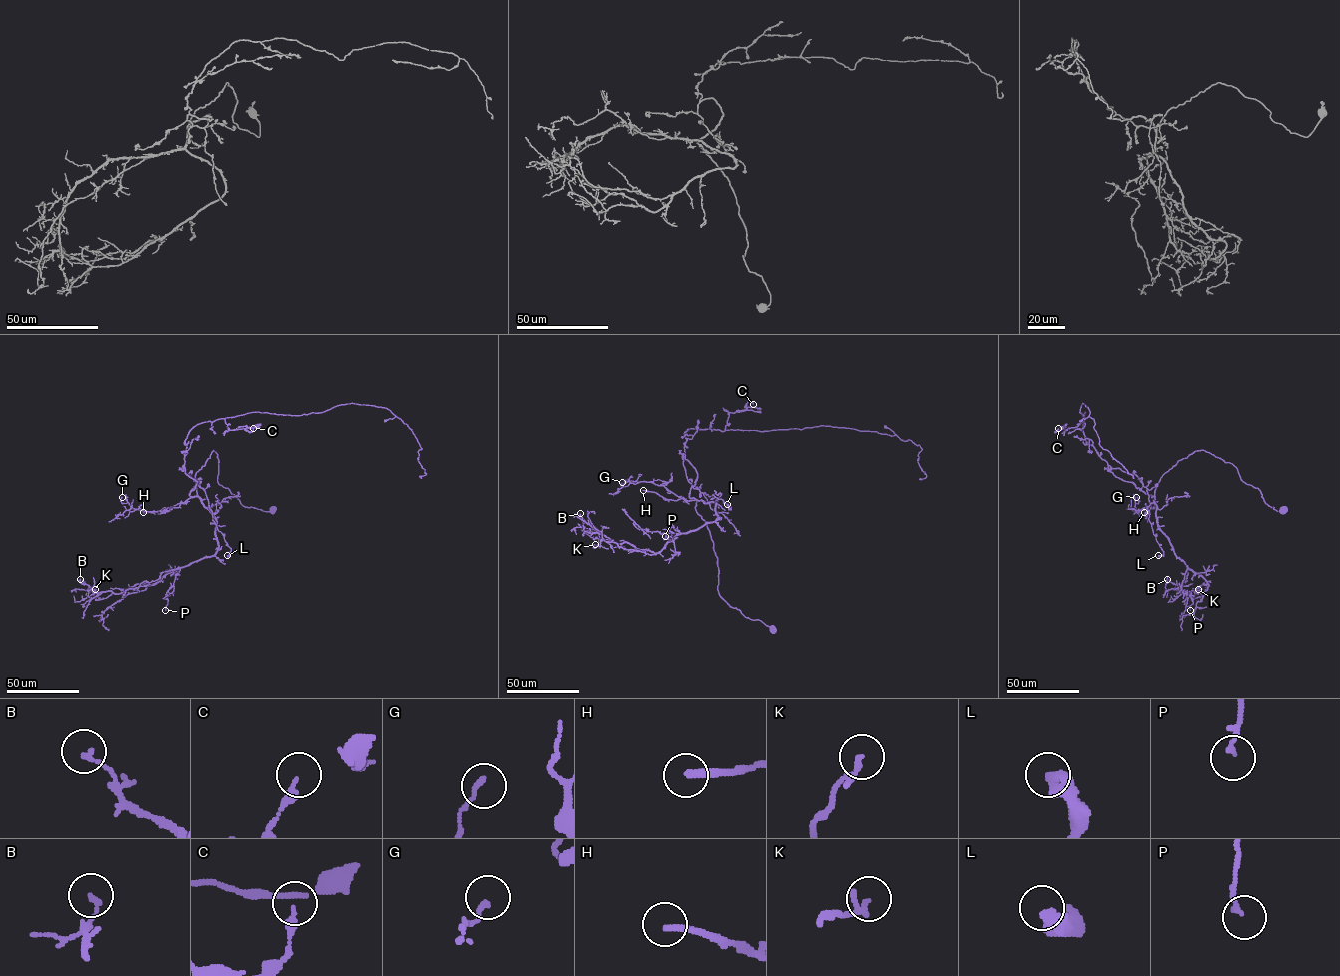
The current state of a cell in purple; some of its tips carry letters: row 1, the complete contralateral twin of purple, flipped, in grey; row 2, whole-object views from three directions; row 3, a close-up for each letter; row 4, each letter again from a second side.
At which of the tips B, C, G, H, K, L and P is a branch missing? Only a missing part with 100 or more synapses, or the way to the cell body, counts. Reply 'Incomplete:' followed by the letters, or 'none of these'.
Incomplete: H

